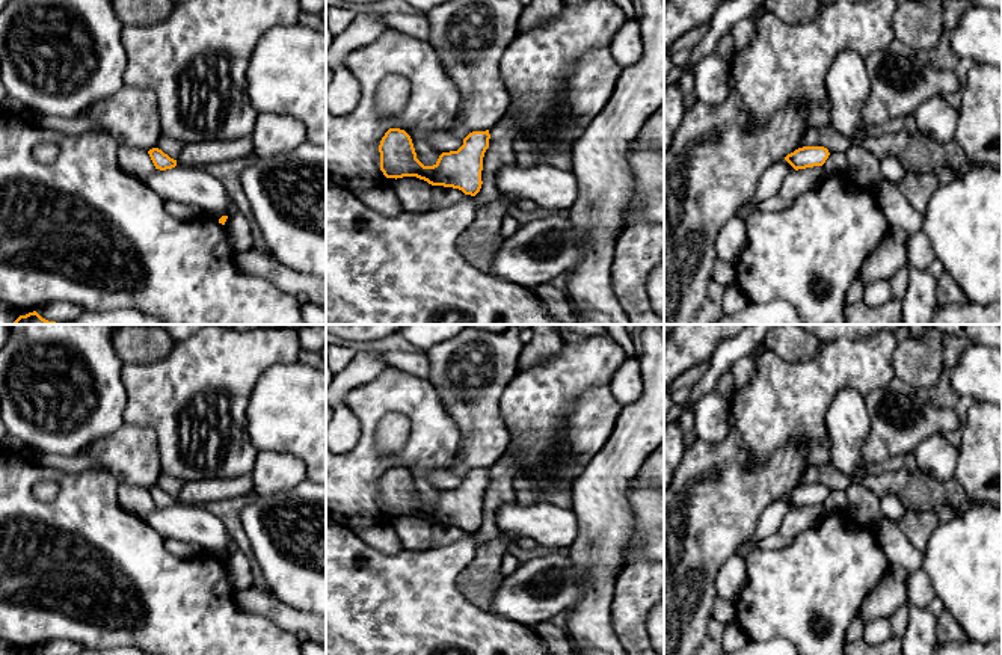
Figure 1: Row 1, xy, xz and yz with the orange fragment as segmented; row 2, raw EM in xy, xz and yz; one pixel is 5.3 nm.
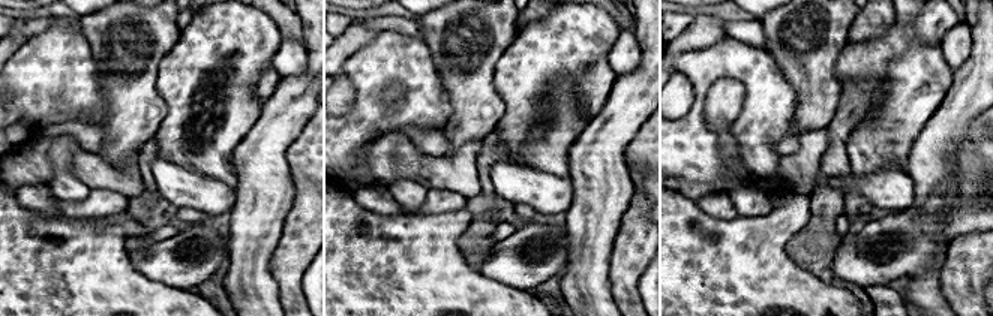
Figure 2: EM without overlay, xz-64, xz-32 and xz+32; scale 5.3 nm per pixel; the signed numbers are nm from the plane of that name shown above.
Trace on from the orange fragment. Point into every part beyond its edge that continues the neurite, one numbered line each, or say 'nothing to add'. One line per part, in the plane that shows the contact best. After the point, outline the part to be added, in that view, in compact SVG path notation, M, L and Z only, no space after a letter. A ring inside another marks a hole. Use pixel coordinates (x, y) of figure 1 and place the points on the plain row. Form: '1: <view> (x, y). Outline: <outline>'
nothing to add

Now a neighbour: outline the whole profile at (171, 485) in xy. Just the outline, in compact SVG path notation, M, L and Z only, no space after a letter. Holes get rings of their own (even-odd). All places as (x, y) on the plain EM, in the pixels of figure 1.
M163 474L160 475L160 478L157 480L157 486L161 487L164 492L168 492L171 497L177 498L178 494L181 492L183 489L183 481L172 477L172 475L168 475L168 474Z

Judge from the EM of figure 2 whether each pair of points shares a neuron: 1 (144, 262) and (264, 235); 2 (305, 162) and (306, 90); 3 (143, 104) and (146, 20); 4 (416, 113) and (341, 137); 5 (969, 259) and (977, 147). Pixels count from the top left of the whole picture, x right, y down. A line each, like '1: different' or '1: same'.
1: different
2: different
3: same
4: same
5: different

